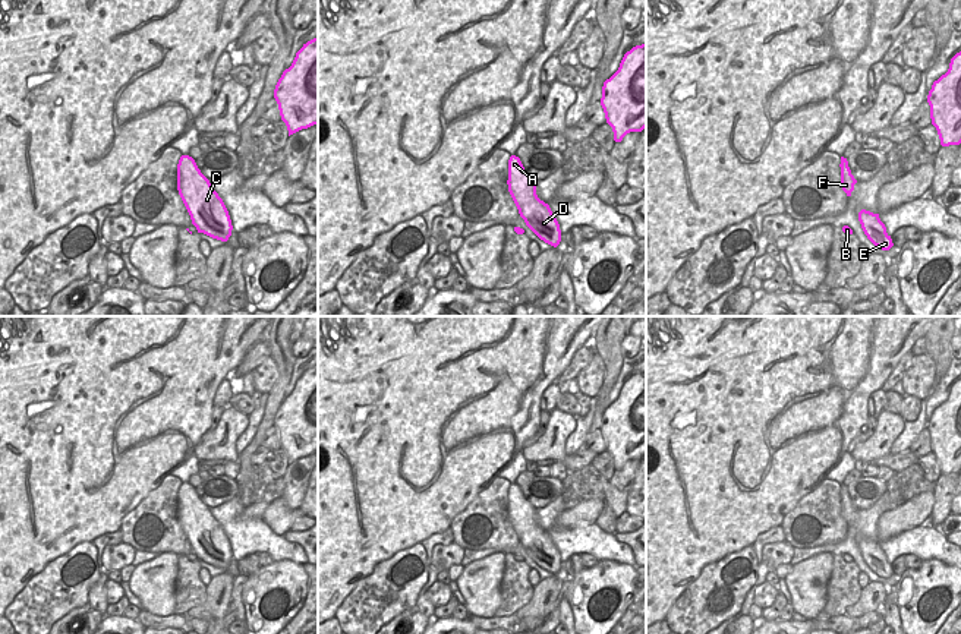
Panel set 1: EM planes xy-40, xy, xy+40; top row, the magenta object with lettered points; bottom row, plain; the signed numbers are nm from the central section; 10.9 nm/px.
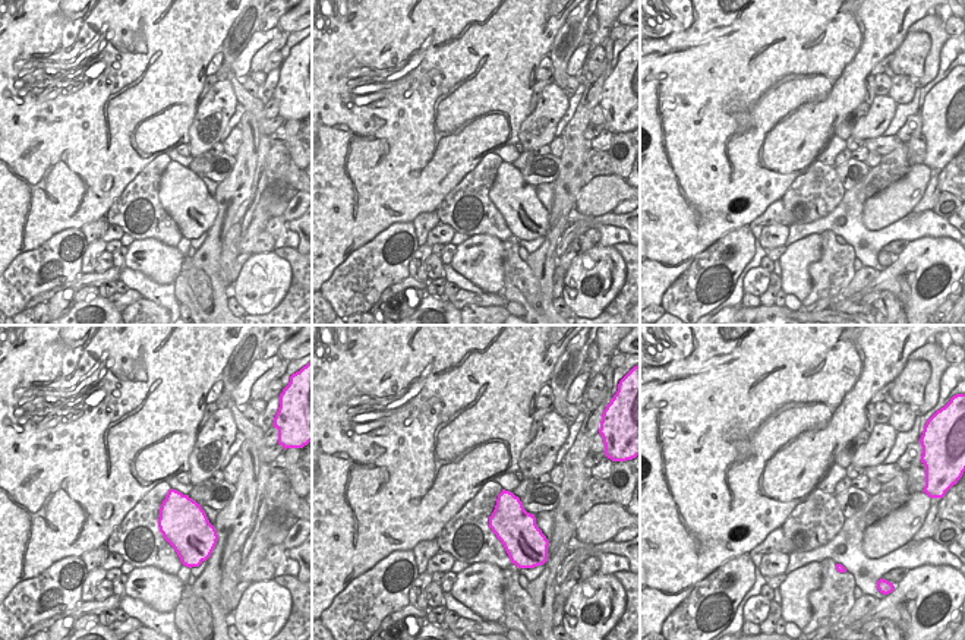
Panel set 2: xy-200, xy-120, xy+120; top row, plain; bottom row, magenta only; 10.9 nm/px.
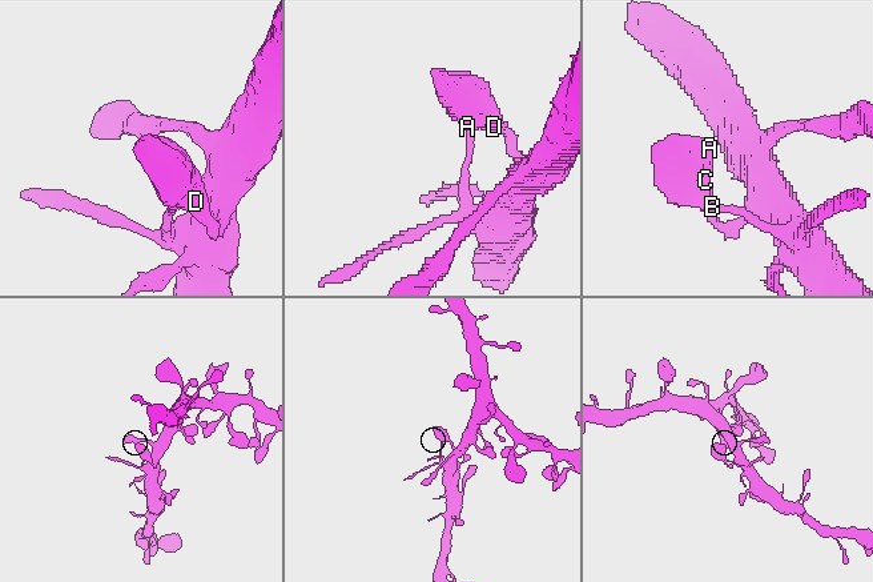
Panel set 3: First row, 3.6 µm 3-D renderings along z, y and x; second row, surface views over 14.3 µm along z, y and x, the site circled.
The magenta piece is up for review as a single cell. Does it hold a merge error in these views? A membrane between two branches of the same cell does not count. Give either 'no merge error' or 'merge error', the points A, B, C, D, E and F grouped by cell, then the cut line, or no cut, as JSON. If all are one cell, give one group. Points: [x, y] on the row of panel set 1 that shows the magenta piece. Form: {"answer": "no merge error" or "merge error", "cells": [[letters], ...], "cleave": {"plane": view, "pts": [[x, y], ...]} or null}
{"answer": "no merge error", "cells": [["A", "B", "C", "D", "E", "F"]], "cleave": null}

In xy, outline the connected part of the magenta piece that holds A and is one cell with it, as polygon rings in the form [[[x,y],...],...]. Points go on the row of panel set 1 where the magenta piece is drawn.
[[[519,157],[508,160],[508,192],[526,225],[545,243],[557,247],[561,230],[548,204],[536,195],[536,180],[524,170]]]

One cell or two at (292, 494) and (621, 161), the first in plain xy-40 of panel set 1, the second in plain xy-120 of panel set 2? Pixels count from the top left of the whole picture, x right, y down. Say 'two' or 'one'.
one

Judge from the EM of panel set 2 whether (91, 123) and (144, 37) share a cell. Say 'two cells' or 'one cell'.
one cell

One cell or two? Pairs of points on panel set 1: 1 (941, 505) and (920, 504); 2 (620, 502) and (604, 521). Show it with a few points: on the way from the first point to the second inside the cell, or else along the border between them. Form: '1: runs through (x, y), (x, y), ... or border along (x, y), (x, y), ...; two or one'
1: border along (933, 492), (929, 521); two
2: border along (605, 505), (617, 517); two

